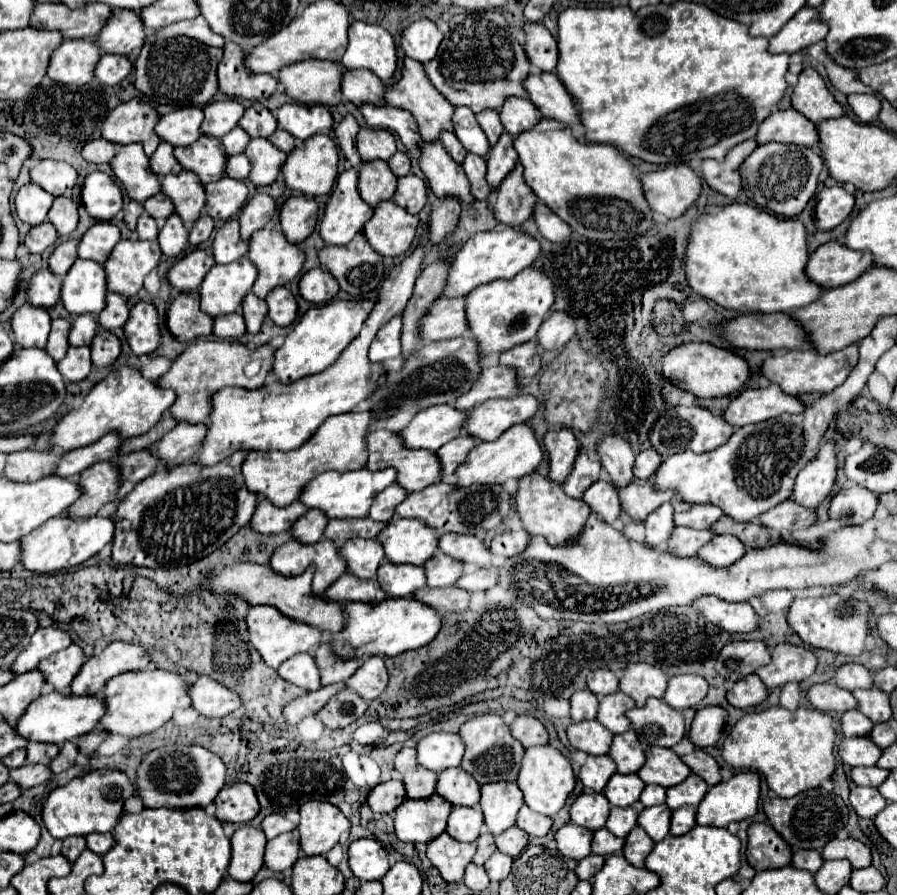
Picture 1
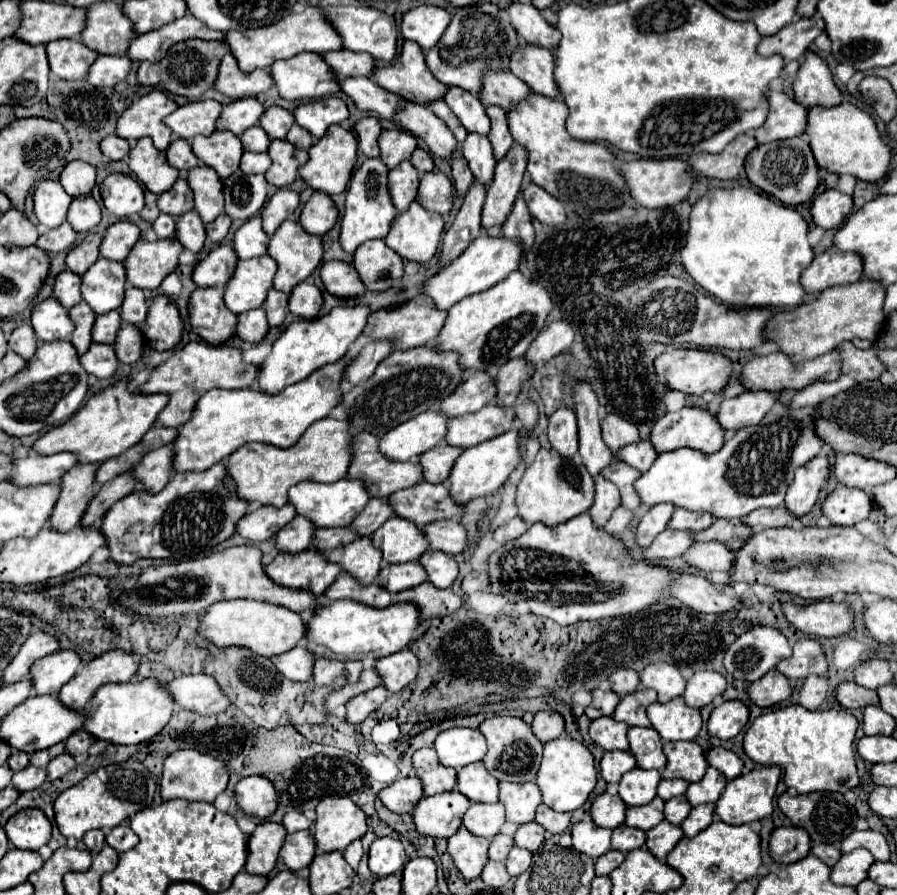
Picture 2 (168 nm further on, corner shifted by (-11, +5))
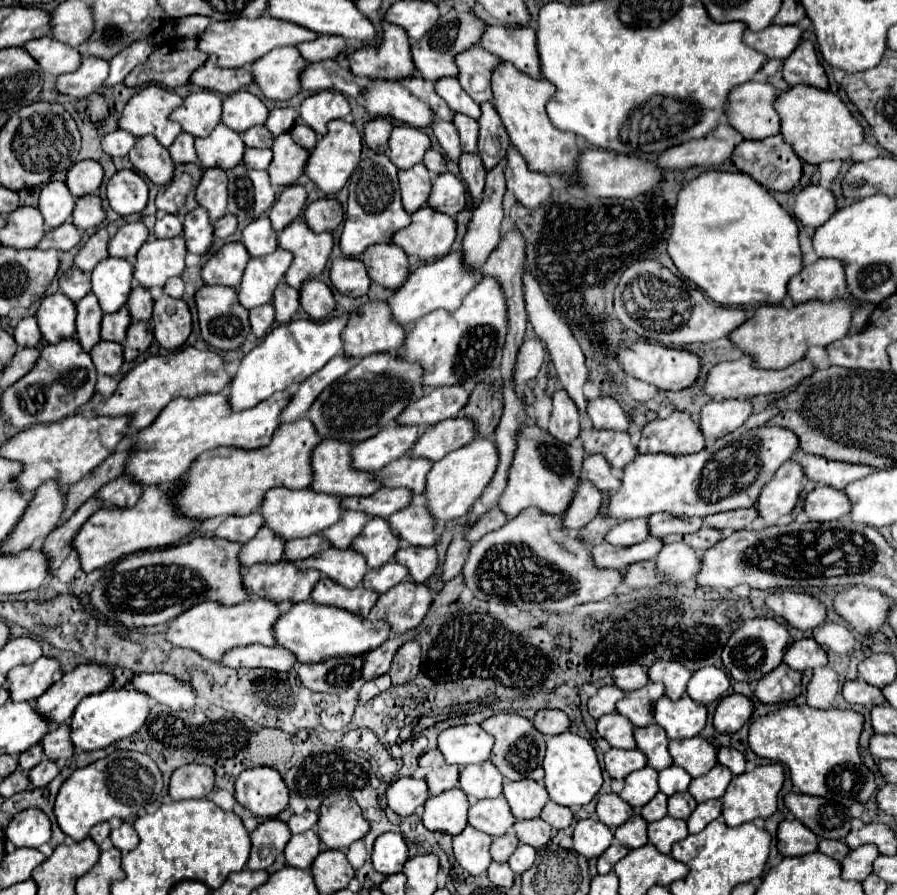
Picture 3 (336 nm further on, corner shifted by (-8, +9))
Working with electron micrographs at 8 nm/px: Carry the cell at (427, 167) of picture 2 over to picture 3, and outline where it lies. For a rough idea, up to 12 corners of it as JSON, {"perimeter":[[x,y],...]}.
{"perimeter":[[427,150],[423,164],[437,176],[443,174],[445,158],[437,150]]}

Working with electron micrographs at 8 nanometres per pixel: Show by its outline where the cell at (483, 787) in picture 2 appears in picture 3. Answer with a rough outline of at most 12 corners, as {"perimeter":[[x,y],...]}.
{"perimeter":[[489,760],[461,768],[473,800],[501,796],[503,774]]}

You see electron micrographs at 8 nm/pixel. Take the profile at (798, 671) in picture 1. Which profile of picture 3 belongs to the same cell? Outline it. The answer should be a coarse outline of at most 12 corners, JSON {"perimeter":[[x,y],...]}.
{"perimeter":[[813,638],[787,650],[783,662],[795,670],[827,664],[827,652]]}

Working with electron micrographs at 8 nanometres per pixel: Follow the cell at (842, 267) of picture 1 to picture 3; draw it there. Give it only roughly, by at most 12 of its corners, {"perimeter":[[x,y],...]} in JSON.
{"perimeter":[[819,258],[787,284],[795,304],[831,302],[845,290],[841,262]]}

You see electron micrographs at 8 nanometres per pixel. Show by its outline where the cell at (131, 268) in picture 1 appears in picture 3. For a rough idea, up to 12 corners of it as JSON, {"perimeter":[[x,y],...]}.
{"perimeter":[[151,240],[137,252],[135,280],[165,286],[185,268],[185,240]]}

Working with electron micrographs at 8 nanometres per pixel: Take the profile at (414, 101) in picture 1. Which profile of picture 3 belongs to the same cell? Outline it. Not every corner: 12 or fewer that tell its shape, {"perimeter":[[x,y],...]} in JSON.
{"perimeter":[[383,22],[381,40],[347,54],[363,78],[415,74],[403,28]]}

